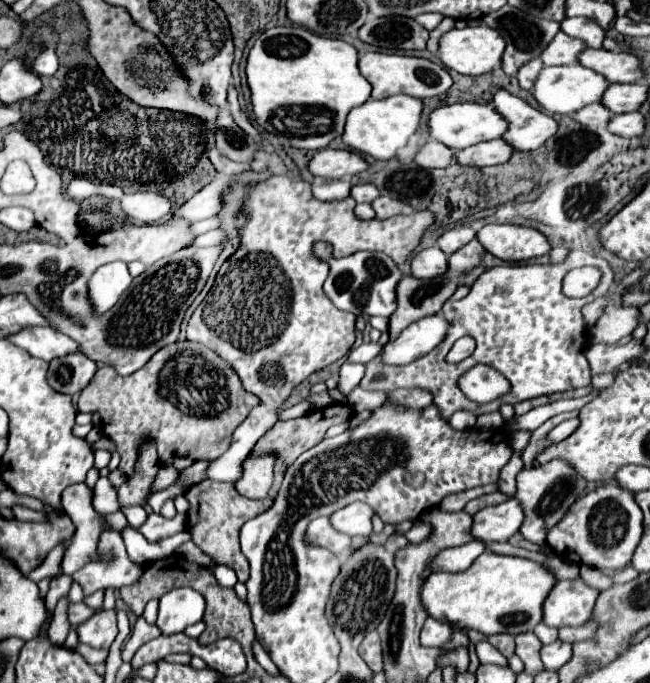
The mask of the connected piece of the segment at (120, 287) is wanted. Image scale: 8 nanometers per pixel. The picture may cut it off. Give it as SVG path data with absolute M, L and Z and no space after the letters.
M115 261L99 267L89 281L91 303L95 305L95 311L103 313L111 309L121 297L121 293L131 285L131 279L133 277L129 275L127 263L123 261Z

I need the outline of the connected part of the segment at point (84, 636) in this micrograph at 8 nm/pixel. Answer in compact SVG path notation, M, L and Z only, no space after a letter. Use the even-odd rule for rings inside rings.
M101 609L89 621L77 627L79 641L95 649L109 649L117 637L117 617L115 611Z

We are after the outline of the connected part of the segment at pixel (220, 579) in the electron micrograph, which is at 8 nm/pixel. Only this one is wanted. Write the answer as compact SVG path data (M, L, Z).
M215 565L215 567L211 567L211 573L213 573L213 577L217 579L217 583L221 587L233 587L237 583L235 571L229 569L227 565Z

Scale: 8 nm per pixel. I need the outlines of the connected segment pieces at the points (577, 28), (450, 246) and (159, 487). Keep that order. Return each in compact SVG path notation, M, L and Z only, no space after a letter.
M583 17L565 19L561 23L561 31L567 33L569 37L585 41L585 45L593 47L593 49L599 49L601 43L603 43L603 39L605 39L605 31L599 29L599 25L595 25L595 21L587 21Z
M455 227L455 229L445 231L445 233L437 239L437 245L439 245L439 249L441 249L445 255L451 255L451 253L455 253L457 249L461 249L463 245L467 245L471 239L475 239L475 231L473 231L471 227Z
M161 466L151 487L152 494L162 491L173 484L178 475L179 471L173 466Z

